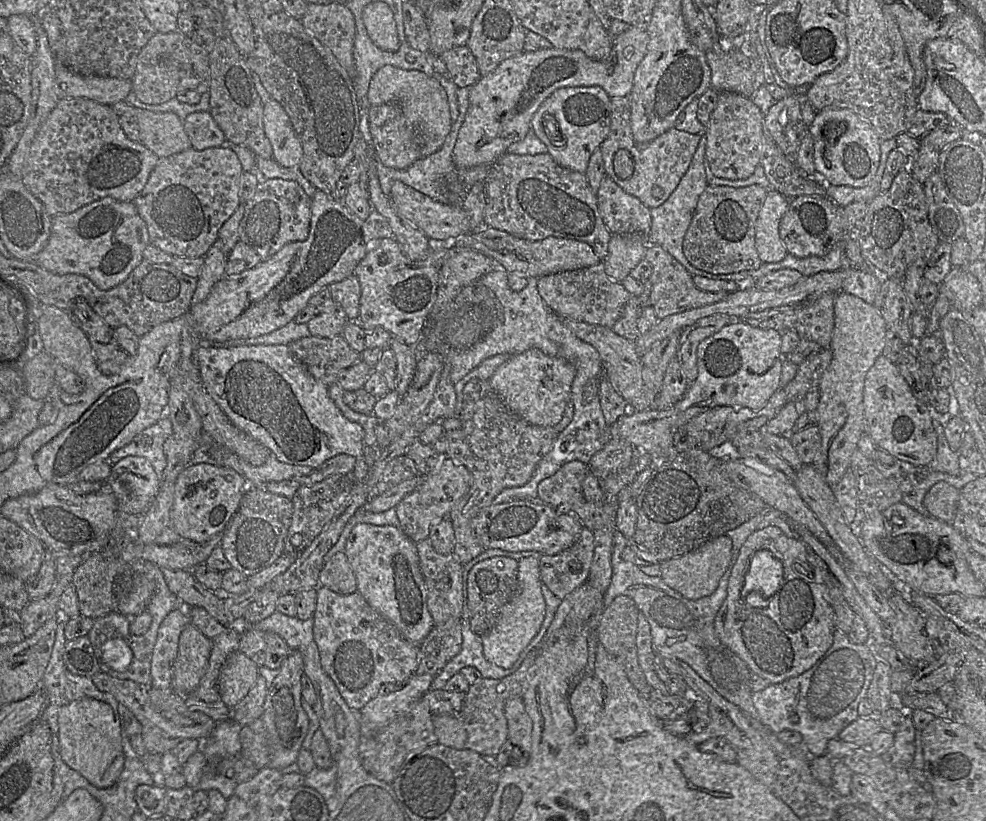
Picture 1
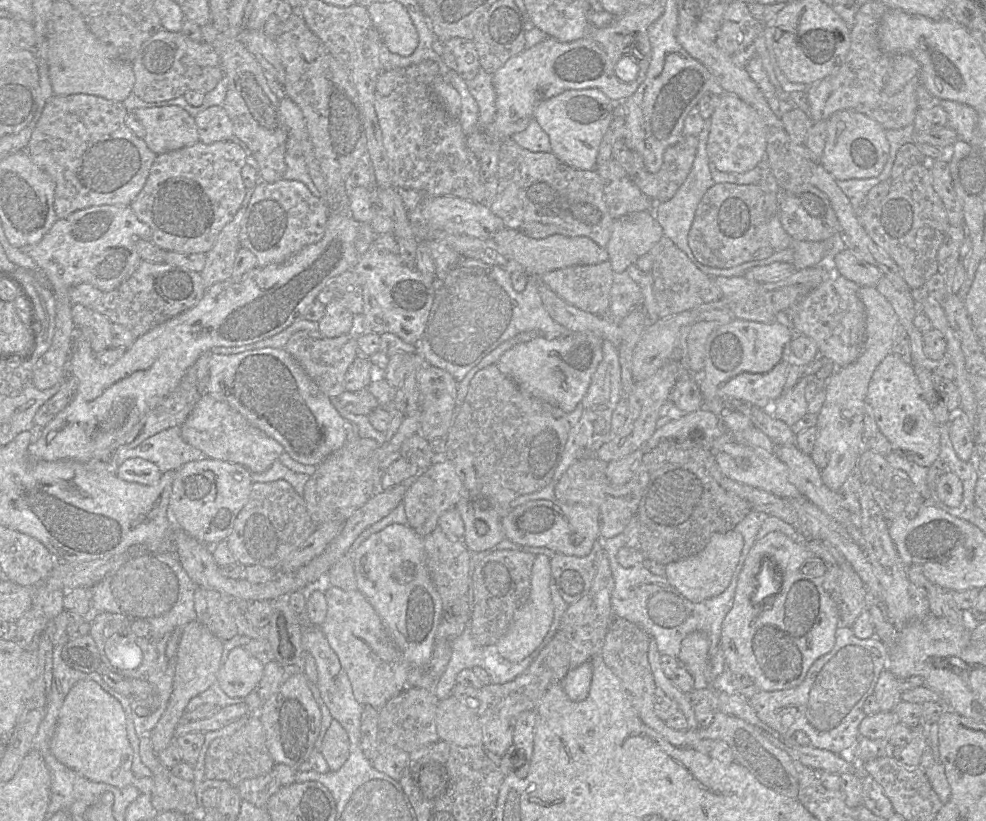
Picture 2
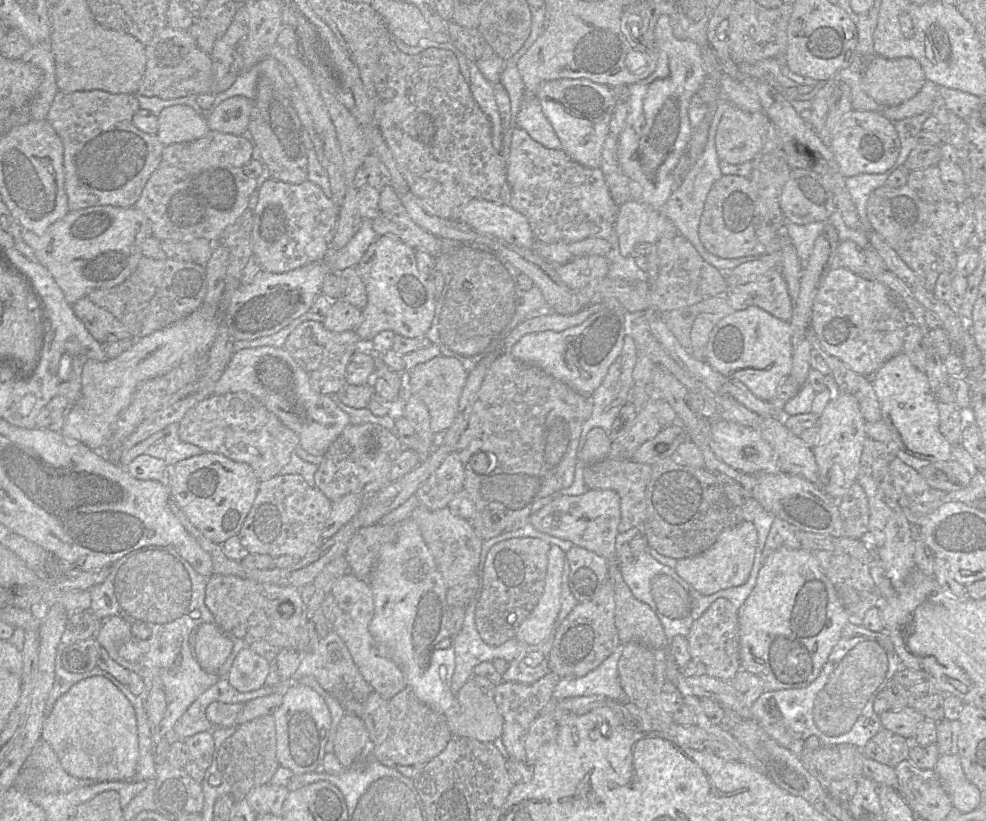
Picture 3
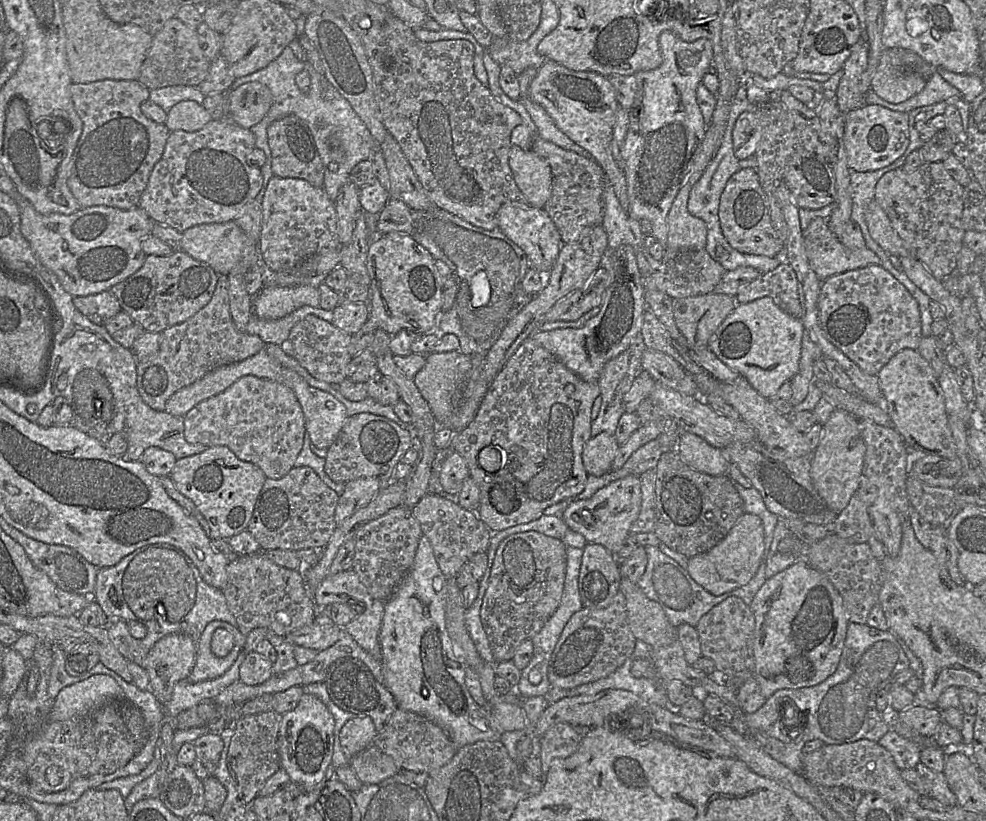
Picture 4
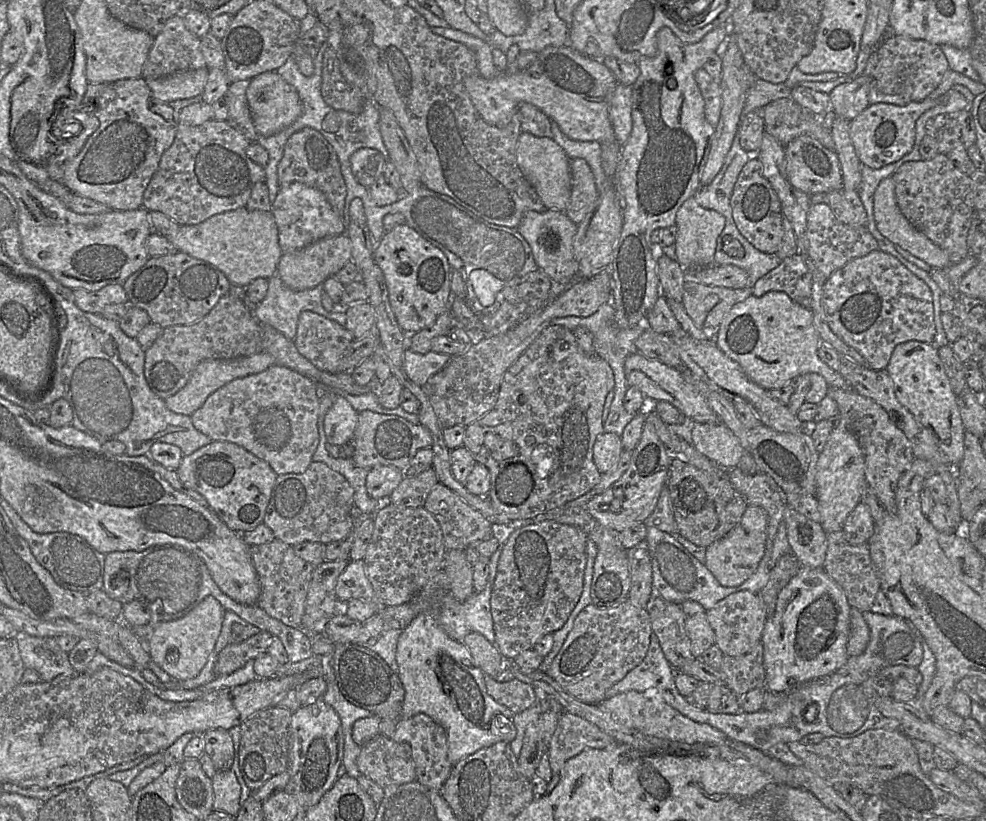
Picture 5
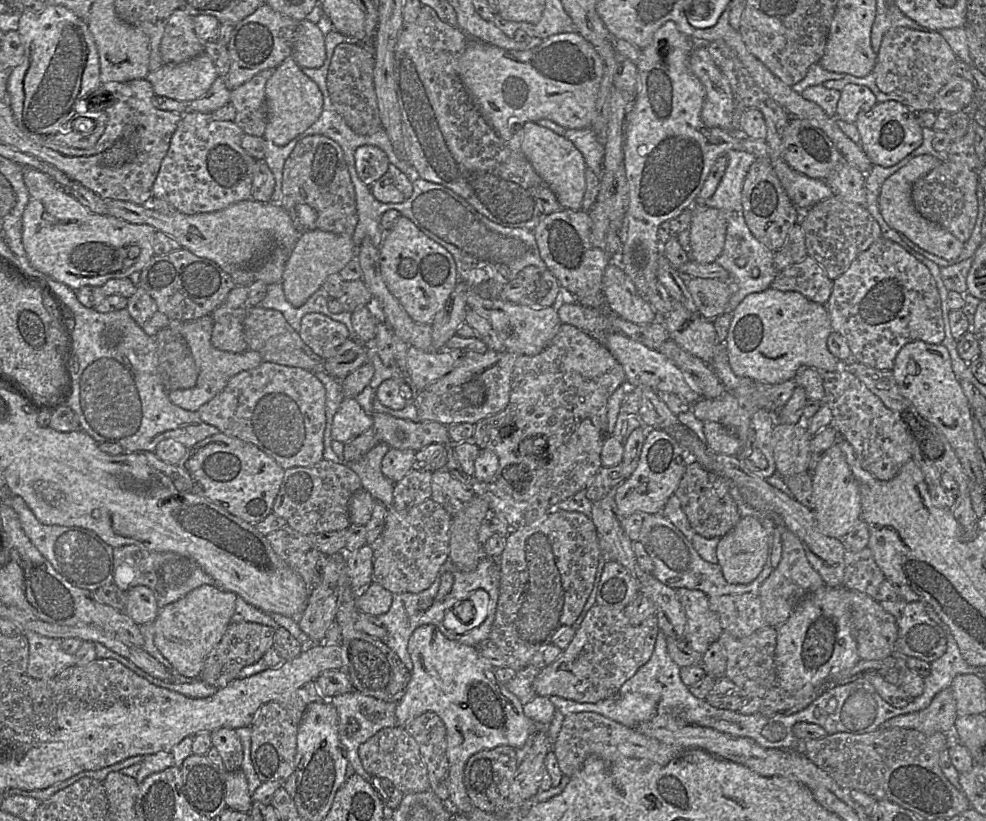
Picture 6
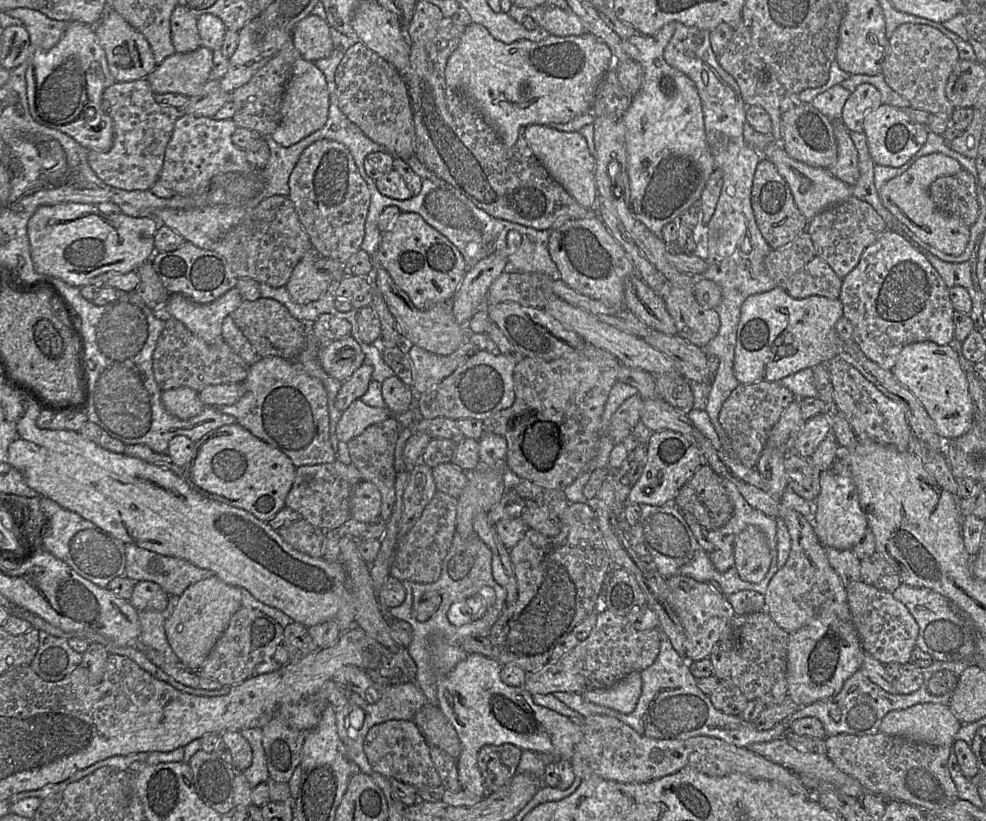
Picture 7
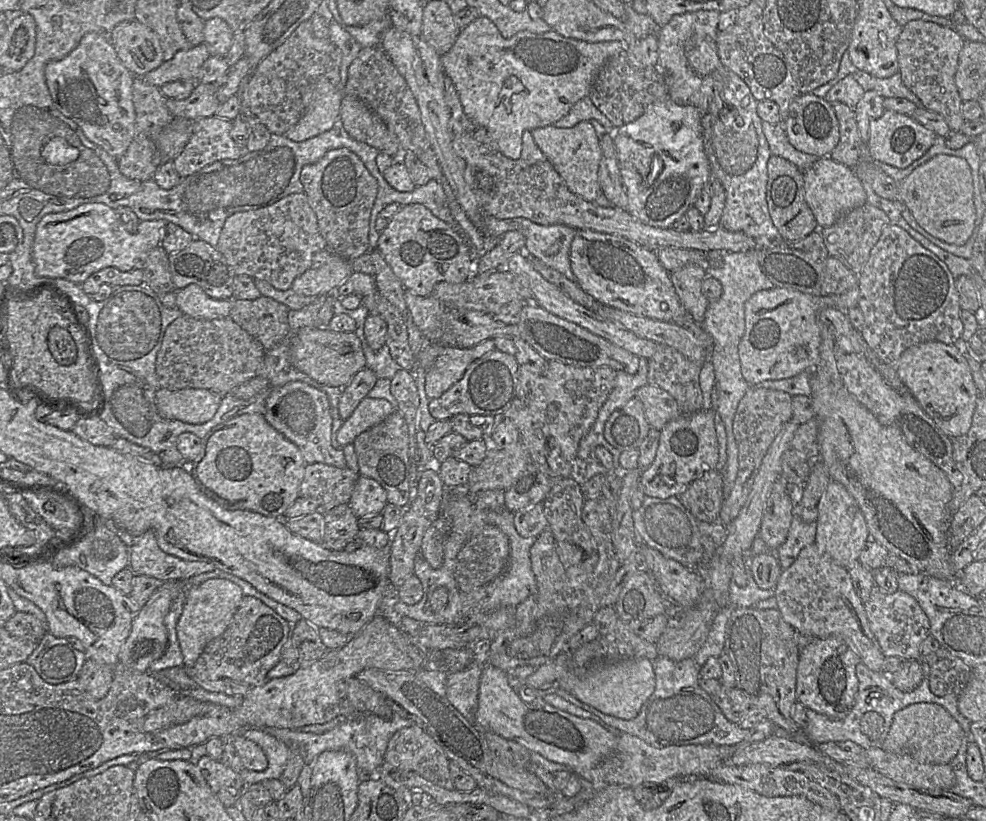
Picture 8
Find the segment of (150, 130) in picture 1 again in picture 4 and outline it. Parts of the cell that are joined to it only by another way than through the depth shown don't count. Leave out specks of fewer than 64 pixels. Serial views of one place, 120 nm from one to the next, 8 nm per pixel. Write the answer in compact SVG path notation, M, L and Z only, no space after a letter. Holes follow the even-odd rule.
M185 100L175 104L168 112L165 126L170 132L182 130L196 132L212 120L210 114L195 101Z

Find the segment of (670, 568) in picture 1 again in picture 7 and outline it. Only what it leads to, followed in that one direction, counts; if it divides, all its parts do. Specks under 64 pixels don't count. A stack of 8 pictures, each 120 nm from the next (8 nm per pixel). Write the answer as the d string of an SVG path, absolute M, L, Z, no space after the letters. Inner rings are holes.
M755 526L741 531L733 543L734 568L741 579L761 582L771 564L770 549L764 533Z

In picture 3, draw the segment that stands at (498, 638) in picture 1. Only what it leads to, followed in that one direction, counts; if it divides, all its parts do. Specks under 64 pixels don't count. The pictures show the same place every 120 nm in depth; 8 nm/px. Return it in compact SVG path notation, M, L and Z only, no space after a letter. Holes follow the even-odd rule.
M551 546L543 594L531 614L519 626L516 640L538 645L550 636L561 608L565 554L559 546Z

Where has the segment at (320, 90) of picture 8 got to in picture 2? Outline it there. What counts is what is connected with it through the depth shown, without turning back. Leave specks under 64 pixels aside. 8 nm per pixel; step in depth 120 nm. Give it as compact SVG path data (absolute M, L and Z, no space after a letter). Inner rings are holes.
M216 105L198 113L195 117L199 141L211 144L218 141L232 141L232 122L221 105Z

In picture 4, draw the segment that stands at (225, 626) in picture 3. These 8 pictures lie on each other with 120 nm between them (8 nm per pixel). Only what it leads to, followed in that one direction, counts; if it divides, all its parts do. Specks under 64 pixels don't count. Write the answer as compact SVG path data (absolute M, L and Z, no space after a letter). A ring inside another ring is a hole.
M260 550L231 561L226 573L227 581L221 590L228 609L235 618L235 626L243 635L248 635L257 627L272 629L272 632L283 637L294 631L292 626L279 625L276 616L277 613L284 612L293 620L298 613L300 614L298 608L304 608L298 605L310 594L304 574L299 569L291 570L279 566Z

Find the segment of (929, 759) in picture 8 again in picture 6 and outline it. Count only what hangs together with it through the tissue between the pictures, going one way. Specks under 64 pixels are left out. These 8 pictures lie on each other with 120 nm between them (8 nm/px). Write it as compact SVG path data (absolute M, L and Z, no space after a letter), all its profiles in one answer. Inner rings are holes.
M950 688L938 692L930 705L920 711L895 716L880 725L881 729L907 728L925 734L949 734L954 730L958 713Z

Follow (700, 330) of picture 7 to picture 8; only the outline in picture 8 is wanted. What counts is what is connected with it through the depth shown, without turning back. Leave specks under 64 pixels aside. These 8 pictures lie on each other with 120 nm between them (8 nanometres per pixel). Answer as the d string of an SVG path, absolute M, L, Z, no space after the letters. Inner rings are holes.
M688 264L671 273L673 286L681 303L693 320L699 324L703 323L709 305L701 289L706 276L705 265L697 264Z

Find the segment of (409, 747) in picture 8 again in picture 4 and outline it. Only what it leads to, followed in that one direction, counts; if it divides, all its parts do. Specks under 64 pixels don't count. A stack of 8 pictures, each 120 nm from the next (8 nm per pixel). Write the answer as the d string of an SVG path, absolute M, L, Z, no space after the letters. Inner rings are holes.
M373 744L356 754L349 766L364 785L379 783L400 771L394 760Z

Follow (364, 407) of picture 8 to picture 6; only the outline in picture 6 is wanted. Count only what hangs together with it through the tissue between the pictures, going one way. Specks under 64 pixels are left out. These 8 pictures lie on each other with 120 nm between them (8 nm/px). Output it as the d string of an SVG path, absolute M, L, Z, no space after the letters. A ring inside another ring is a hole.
M344 398L333 418L331 438L345 444L371 427L372 413L366 412L355 398Z

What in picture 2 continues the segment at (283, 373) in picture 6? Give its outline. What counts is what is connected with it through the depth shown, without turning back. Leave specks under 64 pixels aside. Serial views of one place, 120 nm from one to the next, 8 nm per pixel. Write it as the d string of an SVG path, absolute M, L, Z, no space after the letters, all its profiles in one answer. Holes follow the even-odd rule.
M205 393L181 426L185 442L201 450L208 458L238 463L251 473L268 470L284 452L276 440L253 426L228 403Z

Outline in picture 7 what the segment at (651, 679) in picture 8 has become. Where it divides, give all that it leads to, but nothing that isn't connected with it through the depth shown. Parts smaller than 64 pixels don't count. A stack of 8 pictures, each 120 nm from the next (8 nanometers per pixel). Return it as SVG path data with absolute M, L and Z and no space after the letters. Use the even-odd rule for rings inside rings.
M634 671L609 688L584 692L585 700L623 714L634 711L642 692L640 671Z

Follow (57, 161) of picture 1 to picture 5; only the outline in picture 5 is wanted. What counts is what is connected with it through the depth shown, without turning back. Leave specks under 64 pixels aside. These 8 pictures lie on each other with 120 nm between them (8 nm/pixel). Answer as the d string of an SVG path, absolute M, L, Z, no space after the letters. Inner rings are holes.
M141 76L133 79L122 79L111 83L92 83L87 86L83 100L92 113L99 120L97 130L87 139L81 151L64 165L63 181L62 183L75 195L83 196L97 202L100 202L112 210L133 210L142 207L142 199L144 191L149 184L153 174L157 170L158 164L163 153L172 144L175 133L176 123L174 121L165 120L162 116L152 112L149 108L149 101L152 96L148 83Z

